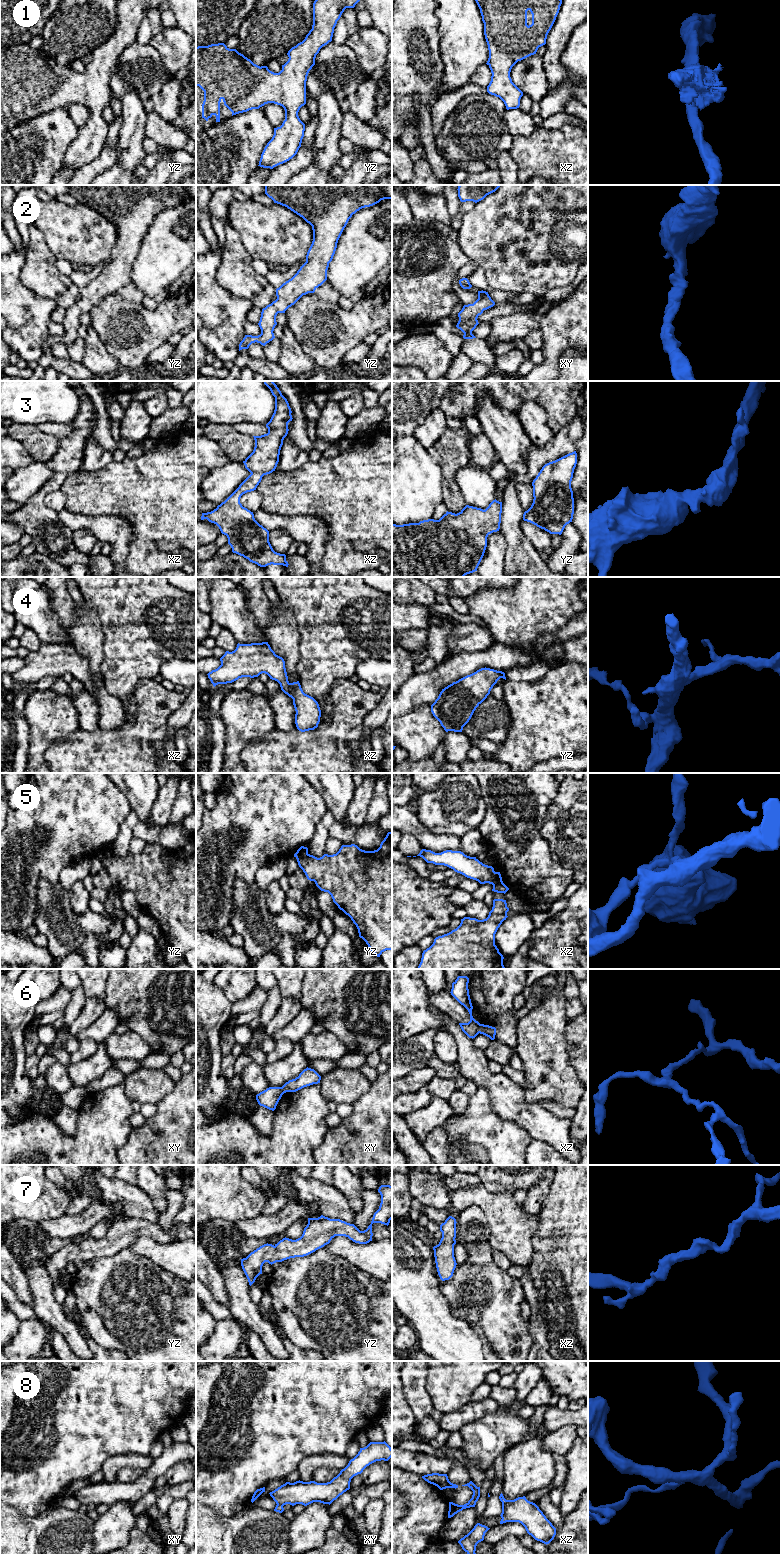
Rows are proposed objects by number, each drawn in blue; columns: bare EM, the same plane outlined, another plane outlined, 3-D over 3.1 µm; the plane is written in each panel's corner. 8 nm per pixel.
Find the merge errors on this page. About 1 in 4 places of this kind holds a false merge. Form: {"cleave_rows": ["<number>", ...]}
{"cleave_rows": ["5", "6", "8"]}

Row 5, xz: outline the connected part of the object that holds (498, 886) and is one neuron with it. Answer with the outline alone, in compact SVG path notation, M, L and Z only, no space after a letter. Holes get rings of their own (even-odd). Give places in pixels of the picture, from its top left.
M495 872L492 891L497 893L506 893L509 888L503 883L500 872Z

